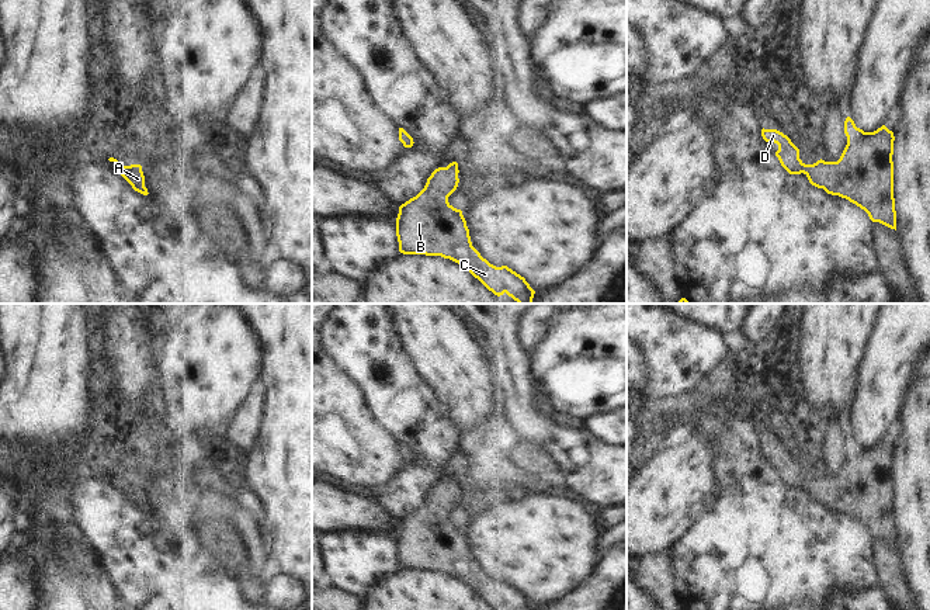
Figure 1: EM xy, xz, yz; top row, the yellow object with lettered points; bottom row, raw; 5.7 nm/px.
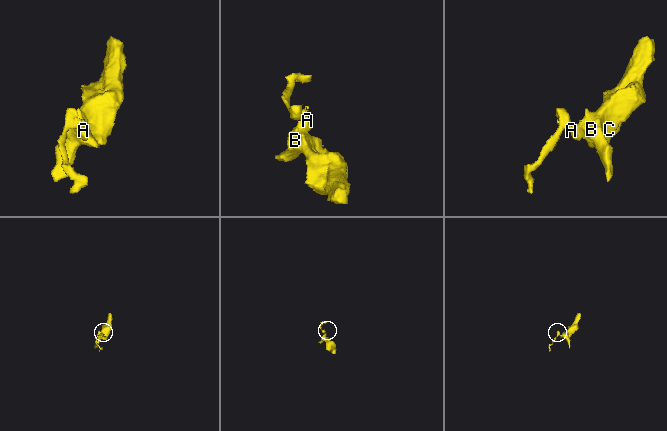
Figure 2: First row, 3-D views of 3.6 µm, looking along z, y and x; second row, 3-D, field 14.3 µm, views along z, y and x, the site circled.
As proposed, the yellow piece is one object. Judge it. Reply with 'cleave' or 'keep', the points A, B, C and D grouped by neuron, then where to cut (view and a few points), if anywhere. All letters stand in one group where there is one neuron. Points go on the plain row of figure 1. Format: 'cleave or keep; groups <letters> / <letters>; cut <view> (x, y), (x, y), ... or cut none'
keep; groups A B C D; cut none

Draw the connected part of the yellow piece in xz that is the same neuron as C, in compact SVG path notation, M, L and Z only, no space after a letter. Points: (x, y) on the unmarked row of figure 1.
M458 478L435 484L424 503L399 521L396 551L403 569L441 571L465 582L495 610L534 610L524 592L490 579L472 561L461 524L448 517L457 505Z

